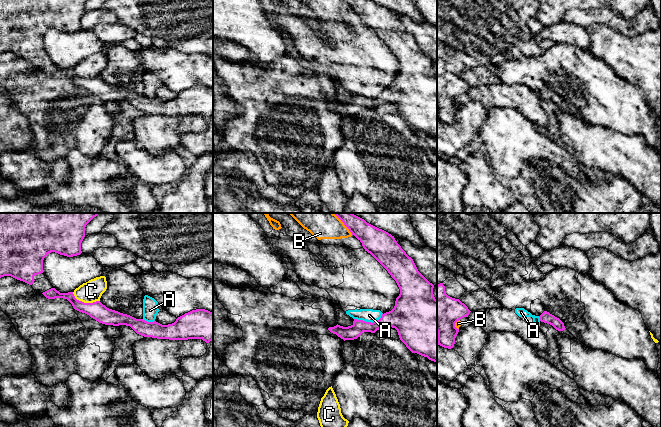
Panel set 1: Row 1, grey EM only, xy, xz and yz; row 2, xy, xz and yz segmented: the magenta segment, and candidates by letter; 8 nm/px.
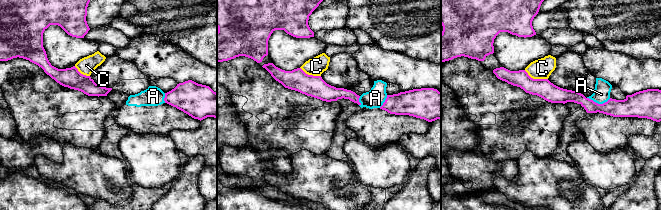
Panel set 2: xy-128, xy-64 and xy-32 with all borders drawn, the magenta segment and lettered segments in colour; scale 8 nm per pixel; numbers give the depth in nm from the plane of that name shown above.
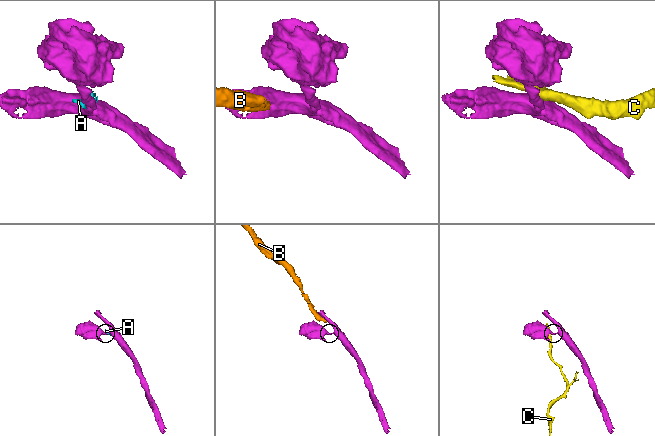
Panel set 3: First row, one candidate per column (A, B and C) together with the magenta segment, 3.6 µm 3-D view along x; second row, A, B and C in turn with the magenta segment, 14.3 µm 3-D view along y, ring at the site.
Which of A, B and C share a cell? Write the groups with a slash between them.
A B / C

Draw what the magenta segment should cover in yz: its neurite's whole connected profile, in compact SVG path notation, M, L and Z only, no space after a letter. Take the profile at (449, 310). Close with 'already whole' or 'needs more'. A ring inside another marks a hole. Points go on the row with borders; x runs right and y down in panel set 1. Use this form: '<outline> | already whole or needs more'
M443 283L437 285L437 332L438 345L451 349L459 329L455 323L470 314L468 307L459 299L446 294Z | already whole

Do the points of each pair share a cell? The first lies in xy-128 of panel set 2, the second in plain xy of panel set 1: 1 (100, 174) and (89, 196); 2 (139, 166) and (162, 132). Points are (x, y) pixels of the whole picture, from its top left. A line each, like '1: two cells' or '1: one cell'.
1: one cell
2: two cells

